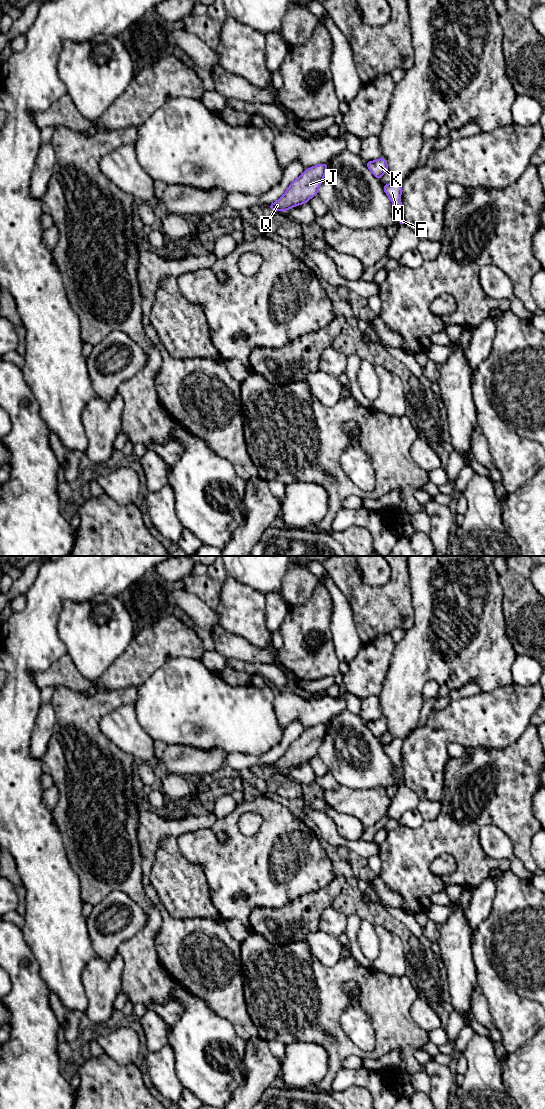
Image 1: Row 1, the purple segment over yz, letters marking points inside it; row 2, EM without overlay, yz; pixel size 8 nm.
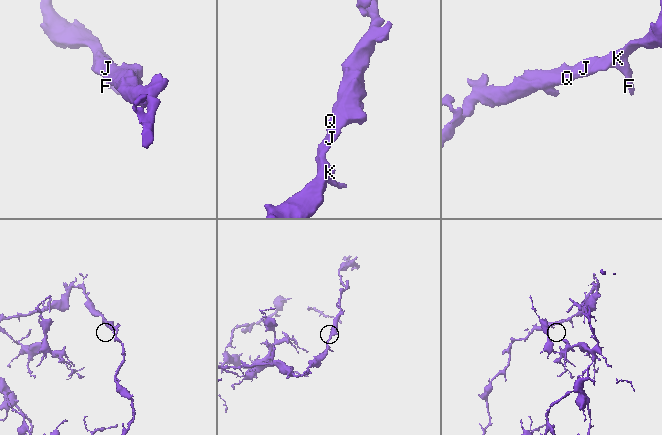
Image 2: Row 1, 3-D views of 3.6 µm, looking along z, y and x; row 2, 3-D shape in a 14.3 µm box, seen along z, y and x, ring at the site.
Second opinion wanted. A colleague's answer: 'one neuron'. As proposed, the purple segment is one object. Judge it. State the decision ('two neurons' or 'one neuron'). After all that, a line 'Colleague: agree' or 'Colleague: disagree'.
one neuron
Colleague: agree

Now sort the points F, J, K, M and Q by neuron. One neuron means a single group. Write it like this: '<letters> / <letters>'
F J K M Q

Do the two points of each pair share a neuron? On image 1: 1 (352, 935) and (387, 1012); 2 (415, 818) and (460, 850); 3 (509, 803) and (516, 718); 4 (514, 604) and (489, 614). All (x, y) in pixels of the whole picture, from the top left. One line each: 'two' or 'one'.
1: two
2: two
3: two
4: two

